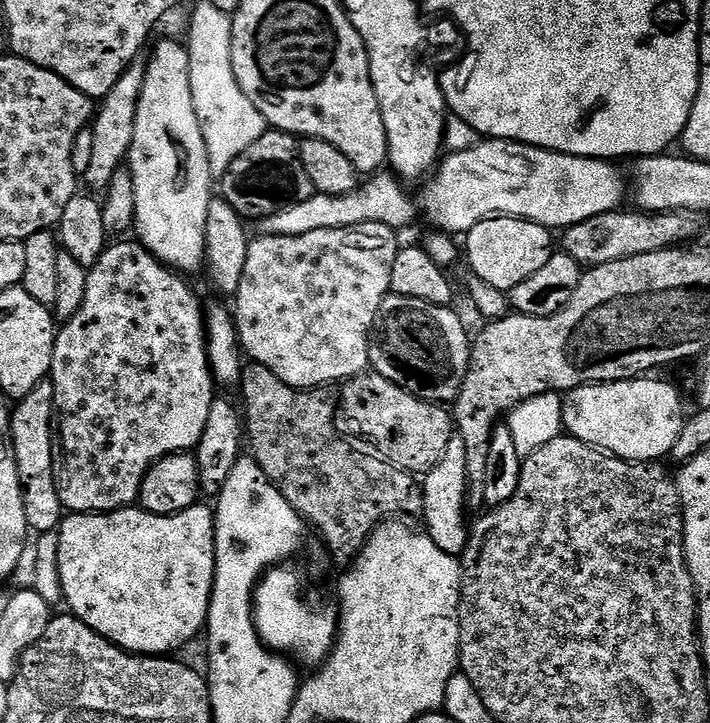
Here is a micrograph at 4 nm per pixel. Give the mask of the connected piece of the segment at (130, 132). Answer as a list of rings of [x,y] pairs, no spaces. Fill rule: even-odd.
[[[138,58],[114,82],[114,90],[106,94],[99,101],[98,111],[90,125],[94,134],[94,147],[92,157],[90,157],[90,166],[82,174],[82,180],[89,184],[91,191],[96,194],[103,193],[109,186],[117,171],[125,167],[128,159],[128,151],[132,149],[134,142],[134,122],[138,114],[138,102],[142,94],[144,85],[144,75],[148,69],[147,63]]]

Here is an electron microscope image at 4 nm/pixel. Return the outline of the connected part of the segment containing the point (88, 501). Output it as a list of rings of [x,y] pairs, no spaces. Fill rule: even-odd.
[[[139,242],[133,244],[116,244],[104,249],[102,258],[98,258],[98,262],[93,268],[88,269],[88,281],[86,282],[86,298],[82,298],[82,306],[78,310],[78,314],[74,314],[74,318],[63,321],[62,327],[56,333],[56,345],[54,346],[54,358],[52,359],[52,371],[50,379],[54,386],[54,398],[52,399],[54,405],[54,436],[58,441],[58,447],[54,452],[54,463],[56,466],[56,486],[58,488],[58,498],[61,506],[69,513],[75,514],[77,512],[116,512],[119,508],[131,508],[139,501],[140,487],[146,478],[149,470],[156,465],[162,458],[173,456],[176,452],[191,453],[196,445],[200,443],[202,438],[202,430],[206,430],[206,418],[210,418],[210,406],[212,401],[217,399],[218,392],[216,392],[217,385],[214,383],[212,369],[208,363],[208,342],[206,339],[206,324],[202,319],[202,308],[200,312],[200,300],[192,292],[164,292],[164,272],[166,273],[165,265],[157,260],[153,252],[148,252],[144,249],[144,245]]]

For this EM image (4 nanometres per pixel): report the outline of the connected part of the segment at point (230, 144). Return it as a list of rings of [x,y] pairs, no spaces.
[[[211,2],[200,4],[192,12],[192,29],[186,39],[188,57],[190,58],[190,94],[194,98],[194,114],[198,114],[198,126],[202,130],[202,138],[206,142],[206,154],[210,162],[210,170],[213,177],[222,178],[228,167],[266,130],[264,115],[256,109],[254,102],[242,94],[238,82],[234,78],[234,66],[232,65],[232,16],[229,13],[218,10]]]

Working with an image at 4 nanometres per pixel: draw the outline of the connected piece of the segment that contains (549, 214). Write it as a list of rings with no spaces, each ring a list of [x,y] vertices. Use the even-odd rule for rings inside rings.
[[[488,138],[483,142],[477,143],[476,147],[470,150],[448,152],[447,155],[439,161],[438,167],[431,173],[430,179],[423,185],[423,187],[425,186],[424,216],[433,224],[431,226],[433,229],[445,234],[457,234],[456,232],[466,234],[471,228],[478,226],[478,222],[482,222],[494,216],[517,216],[519,220],[529,220],[549,230],[563,230],[574,226],[578,222],[586,222],[586,218],[594,218],[598,214],[615,212],[623,205],[620,203],[624,200],[624,192],[626,196],[626,176],[625,173],[623,176],[616,167],[617,165],[615,163],[607,160],[595,160],[592,156],[571,156],[565,152],[552,152],[548,148],[535,148],[533,144],[517,144],[511,140],[494,140]]]

